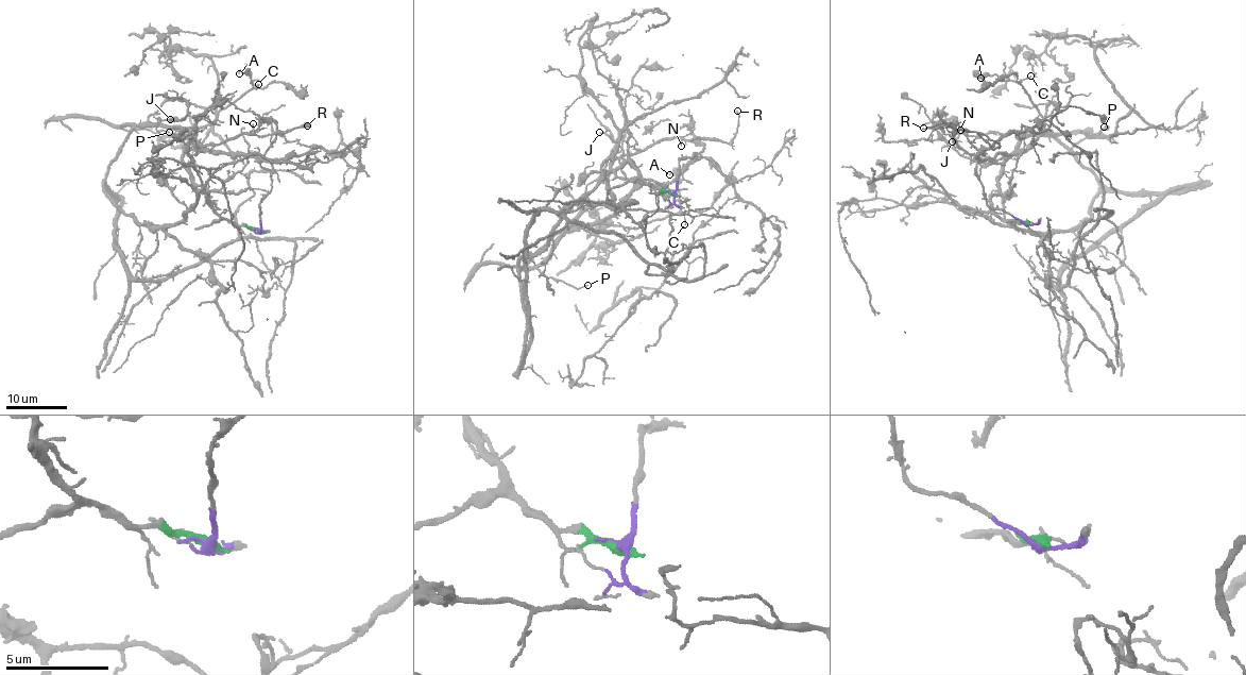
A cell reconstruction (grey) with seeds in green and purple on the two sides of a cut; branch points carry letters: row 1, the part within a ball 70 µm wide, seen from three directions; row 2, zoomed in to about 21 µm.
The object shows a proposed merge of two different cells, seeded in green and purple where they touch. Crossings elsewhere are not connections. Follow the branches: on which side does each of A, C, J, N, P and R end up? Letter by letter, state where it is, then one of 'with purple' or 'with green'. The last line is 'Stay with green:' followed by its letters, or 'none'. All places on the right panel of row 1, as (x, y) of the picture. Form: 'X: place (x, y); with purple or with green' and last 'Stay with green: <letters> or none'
A: place (980, 78); with purple
C: place (1030, 76); with purple
J: place (952, 141); with green
N: place (960, 130); with green
P: place (1104, 127); with green
R: place (923, 128); with green
Stay with green: J, N, P, R

